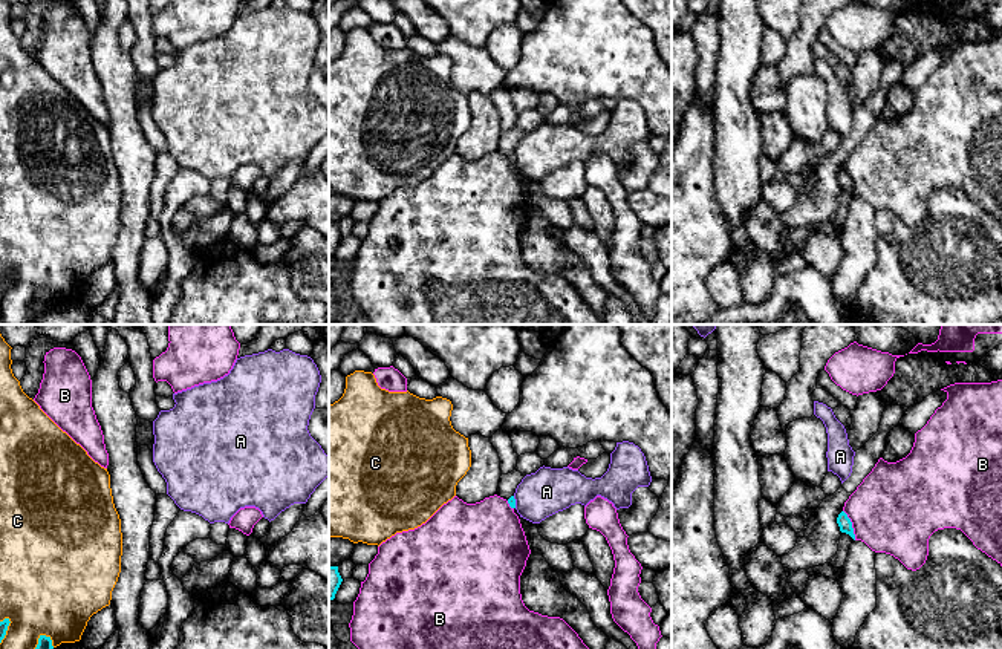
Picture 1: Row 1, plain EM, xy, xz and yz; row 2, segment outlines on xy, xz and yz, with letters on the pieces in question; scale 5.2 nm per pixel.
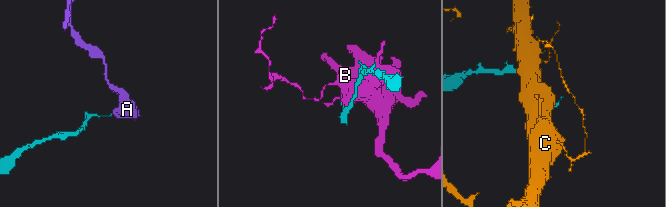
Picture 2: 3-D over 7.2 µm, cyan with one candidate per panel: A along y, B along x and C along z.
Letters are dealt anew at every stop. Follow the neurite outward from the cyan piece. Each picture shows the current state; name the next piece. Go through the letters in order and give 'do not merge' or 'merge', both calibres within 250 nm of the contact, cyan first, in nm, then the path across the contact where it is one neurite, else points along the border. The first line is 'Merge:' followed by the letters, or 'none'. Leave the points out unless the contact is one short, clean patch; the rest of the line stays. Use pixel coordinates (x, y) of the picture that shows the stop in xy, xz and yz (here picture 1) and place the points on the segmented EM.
Merge: none
A: do not merge; 50 nm thick on the cyan side, 240 nm on the other; border along xz (513, 496), (516, 507)
B: do not merge; 70 nm thick on the cyan side, 460 nm on the other
C: do not merge; 70 nm thick on the cyan side, 480 nm on the other

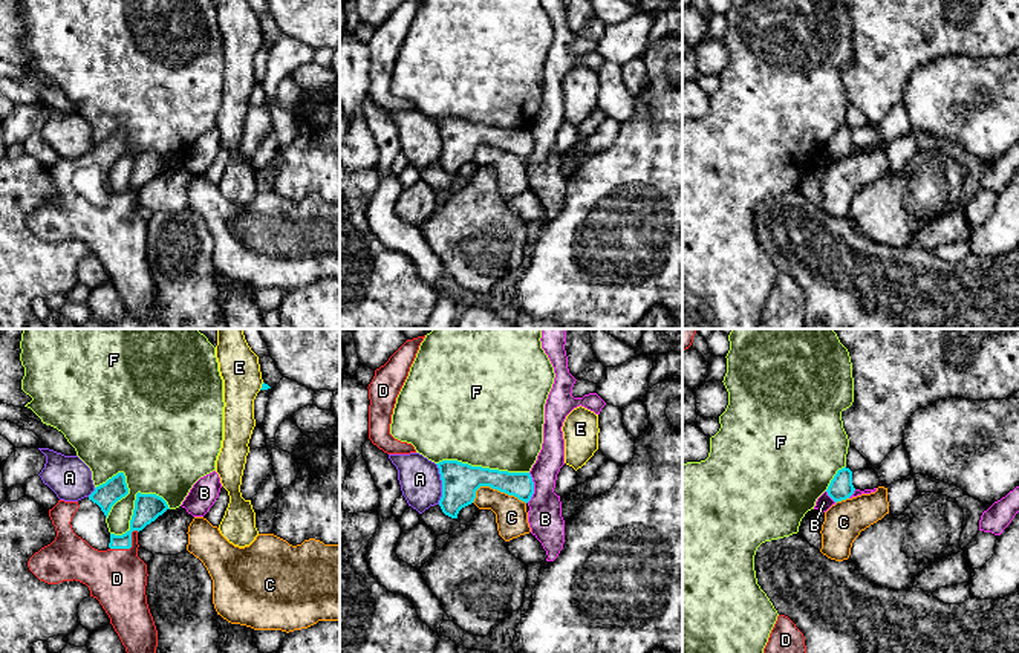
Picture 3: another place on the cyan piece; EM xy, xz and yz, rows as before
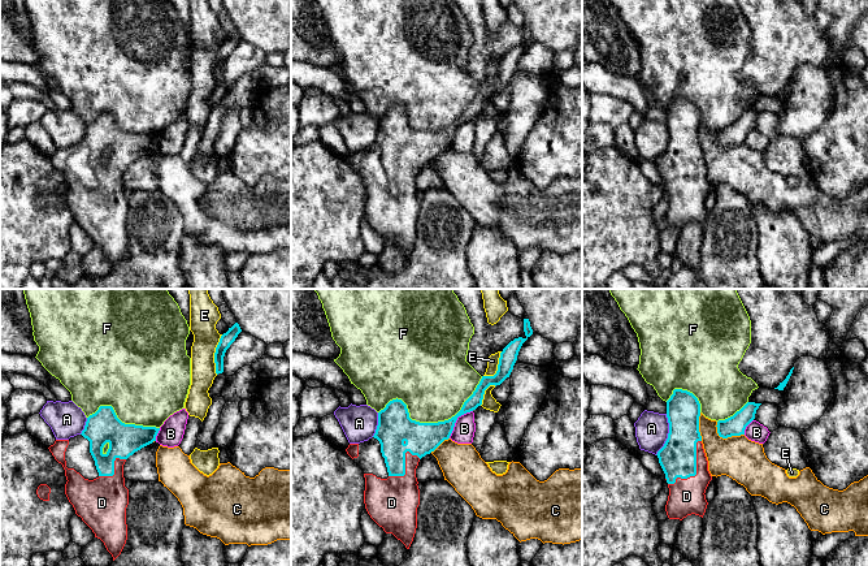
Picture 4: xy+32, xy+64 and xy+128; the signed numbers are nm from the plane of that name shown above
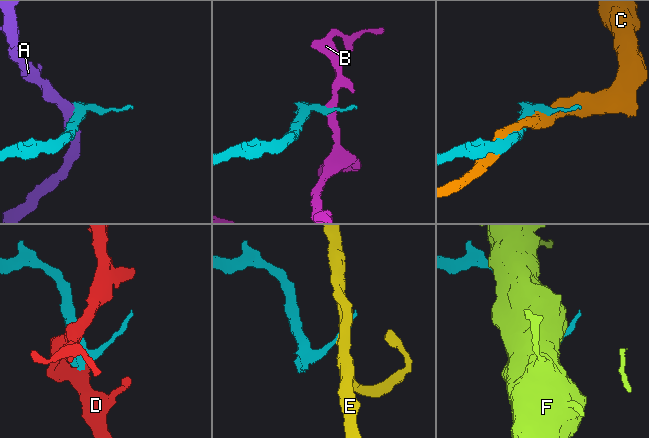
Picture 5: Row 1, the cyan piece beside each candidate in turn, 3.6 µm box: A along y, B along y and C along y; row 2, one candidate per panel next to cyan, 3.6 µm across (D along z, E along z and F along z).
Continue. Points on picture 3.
Merge: D
A: do not merge; 190 nm thick on the cyan side, 220 nm on the other; border along xz (435, 464), (441, 480), (439, 503)
B: do not merge; 140 nm thick on the cyan side, 180 nm on the other; border along xz (530, 473), (533, 496), (527, 502)
C: do not merge; 190 nm thick on the cyan side, 170 nm on the other
D: merge; 140 nm thick on the cyan side, 300 nm on the other; runs through xy (147, 506), (132, 532), (130, 546), (123, 554), (117, 578)
E: do not merge; 30 nm thick on the cyan side, 220 nm on the other; border along xy (263, 383), (259, 389)
F: do not merge; 190 nm thick on the cyan side, 500 nm on the other

